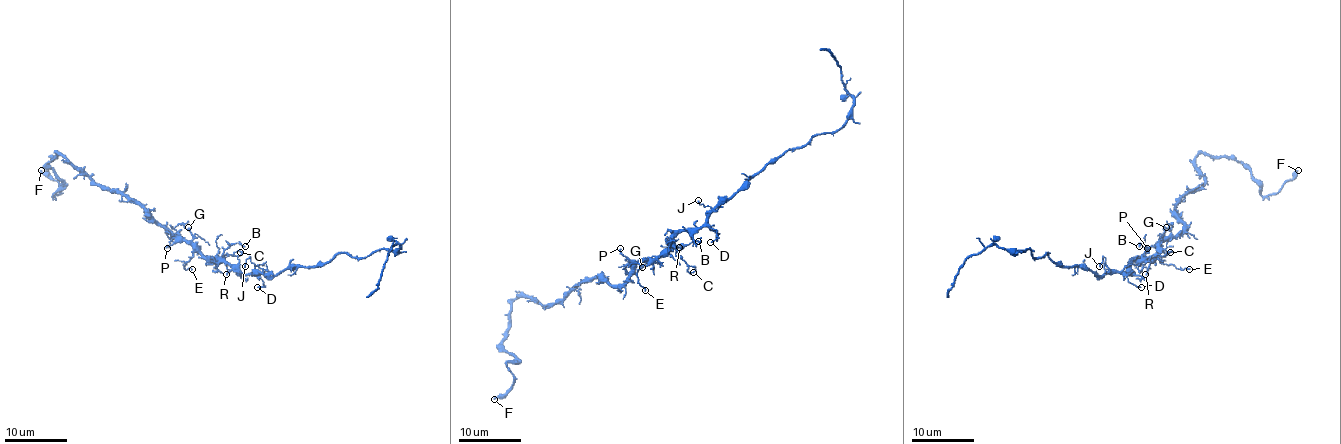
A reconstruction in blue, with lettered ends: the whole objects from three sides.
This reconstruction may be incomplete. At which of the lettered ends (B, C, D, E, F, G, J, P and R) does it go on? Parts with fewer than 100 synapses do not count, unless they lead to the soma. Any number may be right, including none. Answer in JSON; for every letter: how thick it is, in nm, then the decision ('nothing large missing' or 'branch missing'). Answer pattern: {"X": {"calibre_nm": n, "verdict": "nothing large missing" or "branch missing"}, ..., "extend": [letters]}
{"B": {"calibre_nm": 140, "verdict": "nothing large missing"}, "C": {"calibre_nm": 90, "verdict": "nothing large missing"}, "D": {"calibre_nm": 100, "verdict": "nothing large missing"}, "E": {"calibre_nm": 100, "verdict": "nothing large missing"}, "F": {"calibre_nm": 180, "verdict": "nothing large missing"}, "G": {"calibre_nm": 170, "verdict": "nothing large missing"}, "J": {"calibre_nm": 120, "verdict": "nothing large missing"}, "P": {"calibre_nm": 140, "verdict": "nothing large missing"}, "R": {"calibre_nm": 150, "verdict": "nothing large missing"}, "extend": []}

